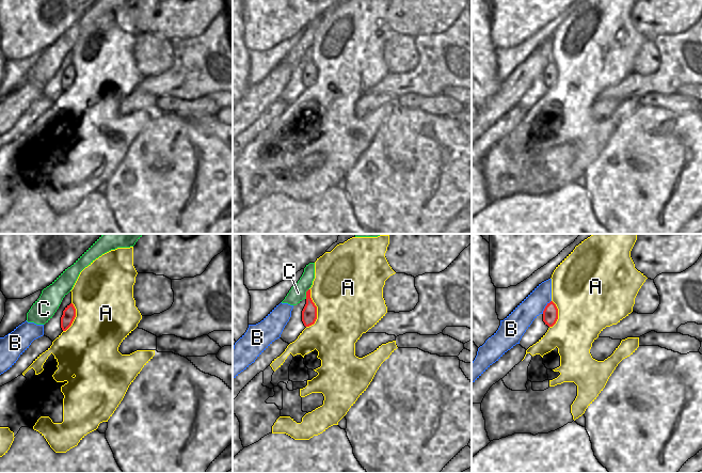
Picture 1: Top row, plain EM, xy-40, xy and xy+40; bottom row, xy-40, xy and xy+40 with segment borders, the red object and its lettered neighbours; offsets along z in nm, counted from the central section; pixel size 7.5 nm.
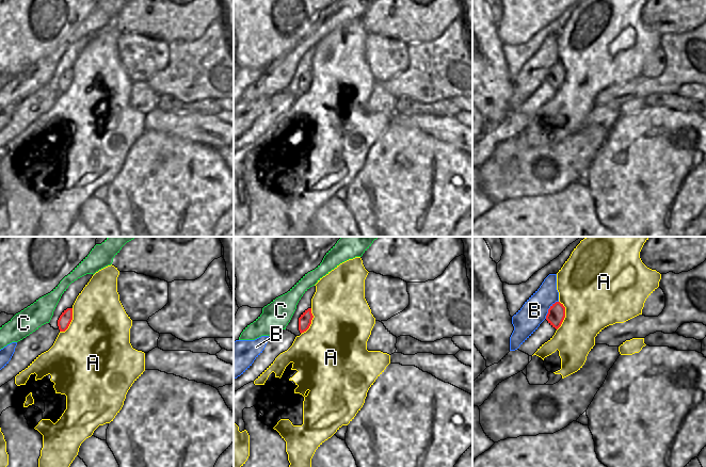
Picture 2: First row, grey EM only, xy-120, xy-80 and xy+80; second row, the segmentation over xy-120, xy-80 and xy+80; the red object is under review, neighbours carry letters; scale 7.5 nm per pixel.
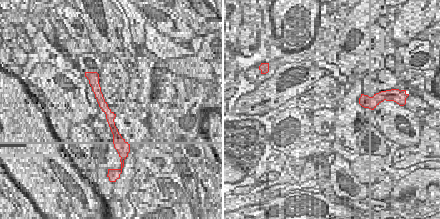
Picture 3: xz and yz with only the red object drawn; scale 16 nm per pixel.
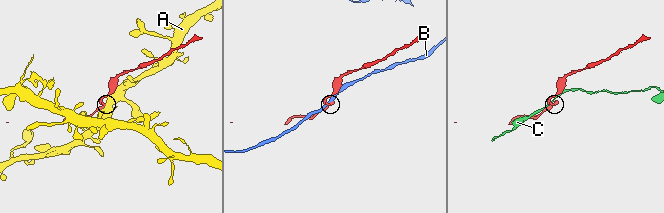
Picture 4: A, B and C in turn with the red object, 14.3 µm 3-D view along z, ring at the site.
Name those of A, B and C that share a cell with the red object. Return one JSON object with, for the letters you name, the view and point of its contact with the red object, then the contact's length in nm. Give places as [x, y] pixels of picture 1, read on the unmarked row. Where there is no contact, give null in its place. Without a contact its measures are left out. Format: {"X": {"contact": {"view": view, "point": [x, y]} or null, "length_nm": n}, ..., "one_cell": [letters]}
{"one_cell": []}

